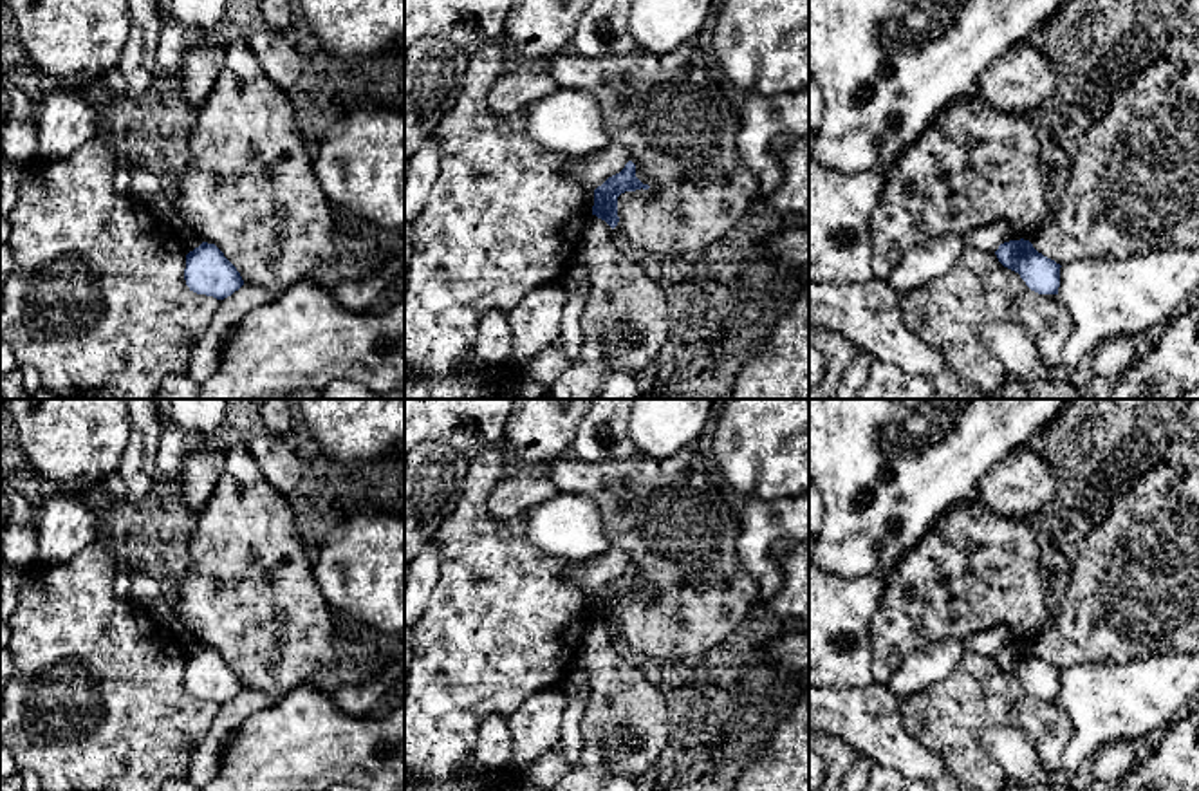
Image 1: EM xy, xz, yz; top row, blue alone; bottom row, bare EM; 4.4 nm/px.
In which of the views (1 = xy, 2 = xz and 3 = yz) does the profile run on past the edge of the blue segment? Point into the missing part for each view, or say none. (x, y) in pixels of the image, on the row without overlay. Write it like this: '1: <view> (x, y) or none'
1: none
2: none
3: none

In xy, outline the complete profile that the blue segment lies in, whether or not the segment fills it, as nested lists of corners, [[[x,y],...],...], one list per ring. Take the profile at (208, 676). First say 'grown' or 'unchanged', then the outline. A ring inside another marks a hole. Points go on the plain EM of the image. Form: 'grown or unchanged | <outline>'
unchanged | [[[202,647],[186,659],[184,684],[197,699],[224,704],[244,690],[237,672],[215,650]]]

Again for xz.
unchanged | [[[628,565],[625,572],[609,582],[601,591],[594,594],[594,610],[592,619],[605,625],[612,634],[618,630],[618,601],[625,596],[648,594],[648,589],[643,589],[636,582],[636,569]]]

